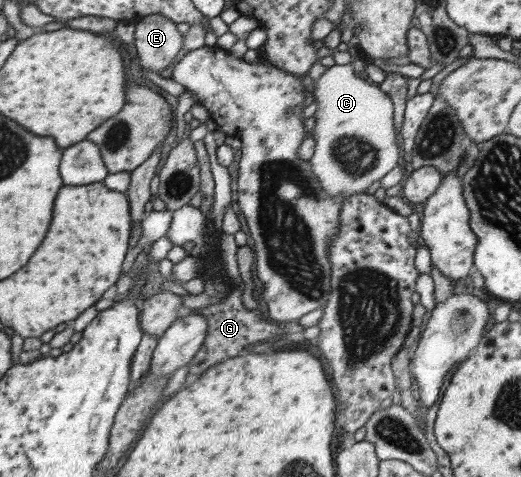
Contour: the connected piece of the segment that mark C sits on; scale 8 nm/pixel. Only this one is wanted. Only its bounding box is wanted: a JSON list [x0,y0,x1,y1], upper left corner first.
[310,64,400,195]

